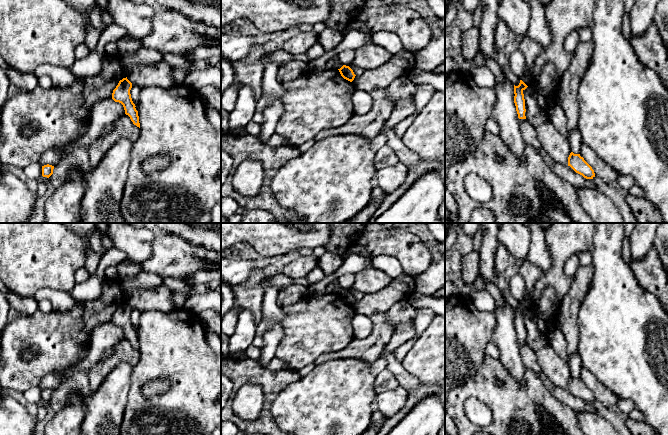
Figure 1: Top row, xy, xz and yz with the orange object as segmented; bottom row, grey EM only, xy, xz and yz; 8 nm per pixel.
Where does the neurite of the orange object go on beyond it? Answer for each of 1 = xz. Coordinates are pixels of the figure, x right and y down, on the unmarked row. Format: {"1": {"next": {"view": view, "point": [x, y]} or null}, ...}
{"1": {"next": null}}

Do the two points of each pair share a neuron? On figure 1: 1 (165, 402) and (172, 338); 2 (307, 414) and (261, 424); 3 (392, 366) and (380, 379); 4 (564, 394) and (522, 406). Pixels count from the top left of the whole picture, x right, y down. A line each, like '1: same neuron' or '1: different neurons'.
1: same neuron
2: different neurons
3: different neurons
4: different neurons

